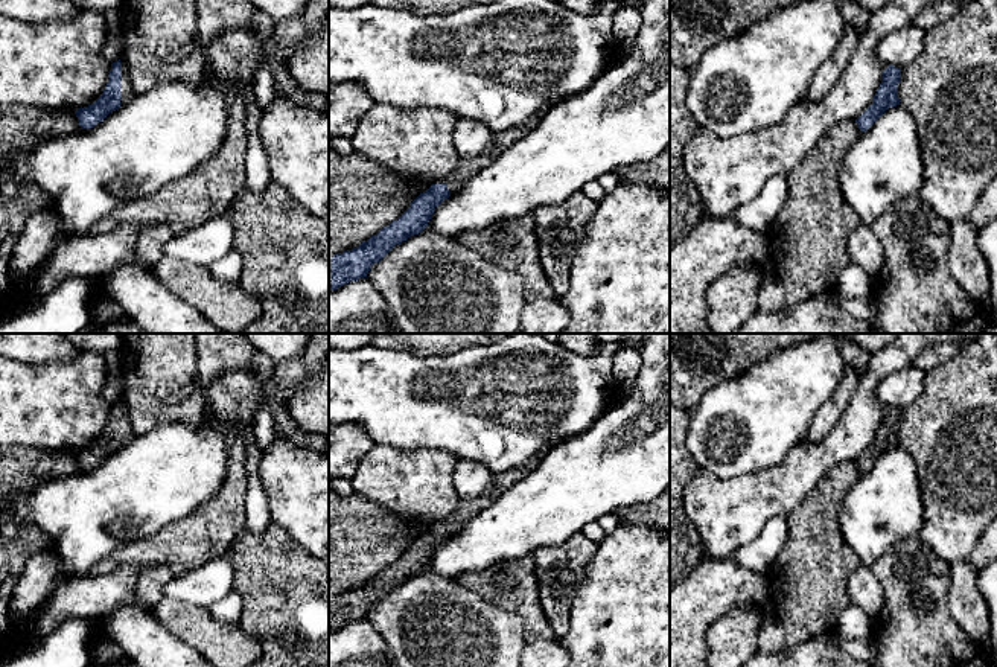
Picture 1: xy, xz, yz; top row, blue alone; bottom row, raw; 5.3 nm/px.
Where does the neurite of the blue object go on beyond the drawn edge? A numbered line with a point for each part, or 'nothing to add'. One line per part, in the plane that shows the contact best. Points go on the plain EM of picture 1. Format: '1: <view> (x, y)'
1: xy (127, 433)

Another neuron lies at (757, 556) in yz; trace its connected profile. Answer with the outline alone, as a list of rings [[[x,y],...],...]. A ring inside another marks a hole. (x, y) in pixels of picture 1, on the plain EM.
[[[784,516],[772,518],[763,527],[760,536],[731,553],[732,559],[752,573],[766,574],[787,539],[787,522]]]

